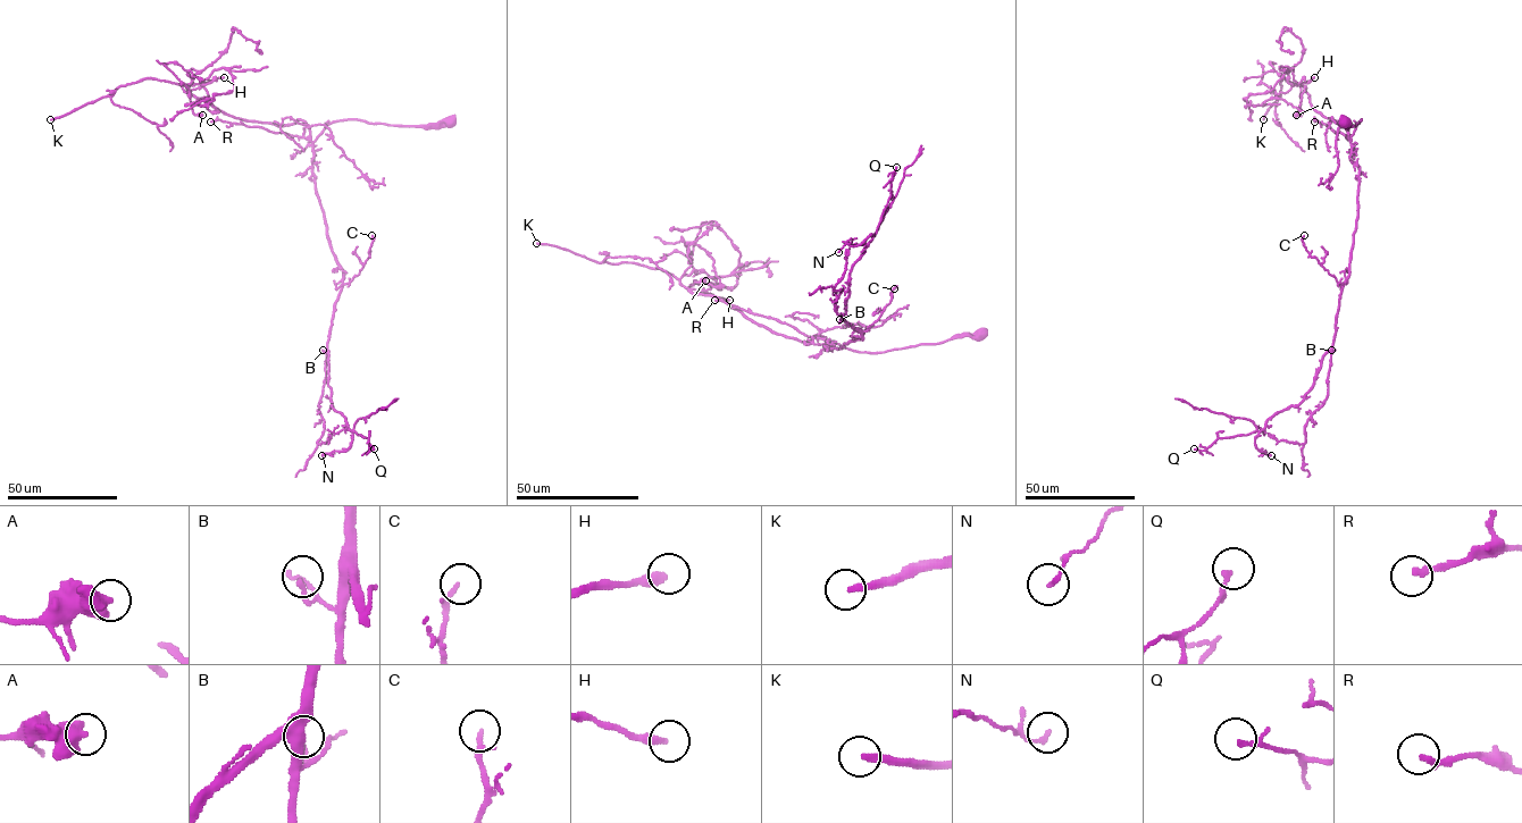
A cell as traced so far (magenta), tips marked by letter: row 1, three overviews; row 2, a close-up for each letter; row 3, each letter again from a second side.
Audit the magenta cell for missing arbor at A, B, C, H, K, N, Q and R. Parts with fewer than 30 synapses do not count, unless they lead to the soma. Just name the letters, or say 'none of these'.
H, K

